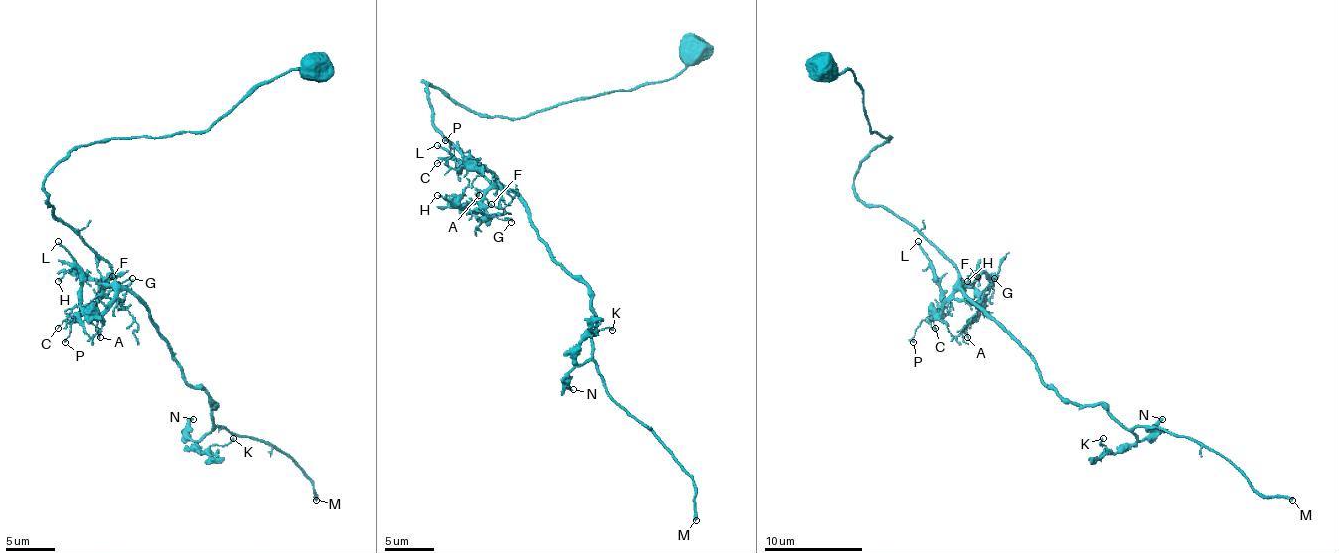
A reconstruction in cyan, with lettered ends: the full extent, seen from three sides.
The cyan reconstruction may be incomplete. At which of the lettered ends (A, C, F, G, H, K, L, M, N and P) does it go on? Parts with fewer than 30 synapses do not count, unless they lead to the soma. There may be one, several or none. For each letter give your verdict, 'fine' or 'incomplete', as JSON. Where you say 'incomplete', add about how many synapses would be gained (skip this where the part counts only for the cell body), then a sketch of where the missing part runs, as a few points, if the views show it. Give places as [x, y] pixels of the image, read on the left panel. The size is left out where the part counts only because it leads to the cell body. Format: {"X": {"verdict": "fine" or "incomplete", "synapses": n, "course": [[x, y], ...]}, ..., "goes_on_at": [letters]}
{"A": {"verdict": "fine"}, "C": {"verdict": "fine"}, "F": {"verdict": "fine"}, "G": {"verdict": "fine"}, "H": {"verdict": "fine"}, "K": {"verdict": "fine"}, "L": {"verdict": "fine"}, "M": {"verdict": "incomplete", "synapses": 50}, "N": {"verdict": "fine"}, "P": {"verdict": "fine"}, "goes_on_at": ["M"]}

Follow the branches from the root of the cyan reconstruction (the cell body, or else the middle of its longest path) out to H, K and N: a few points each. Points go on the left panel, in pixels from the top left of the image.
H: (314, 69), (255, 84), (205, 131), (75, 148), (43, 192), (114, 278), (58, 281)
K: (314, 69), (255, 84), (205, 131), (80, 145), (43, 185), (215, 404), (196, 446), (233, 438)
N: (314, 69), (255, 84), (205, 131), (80, 145), (45, 177), (53, 212), (215, 404), (198, 441), (193, 419)

